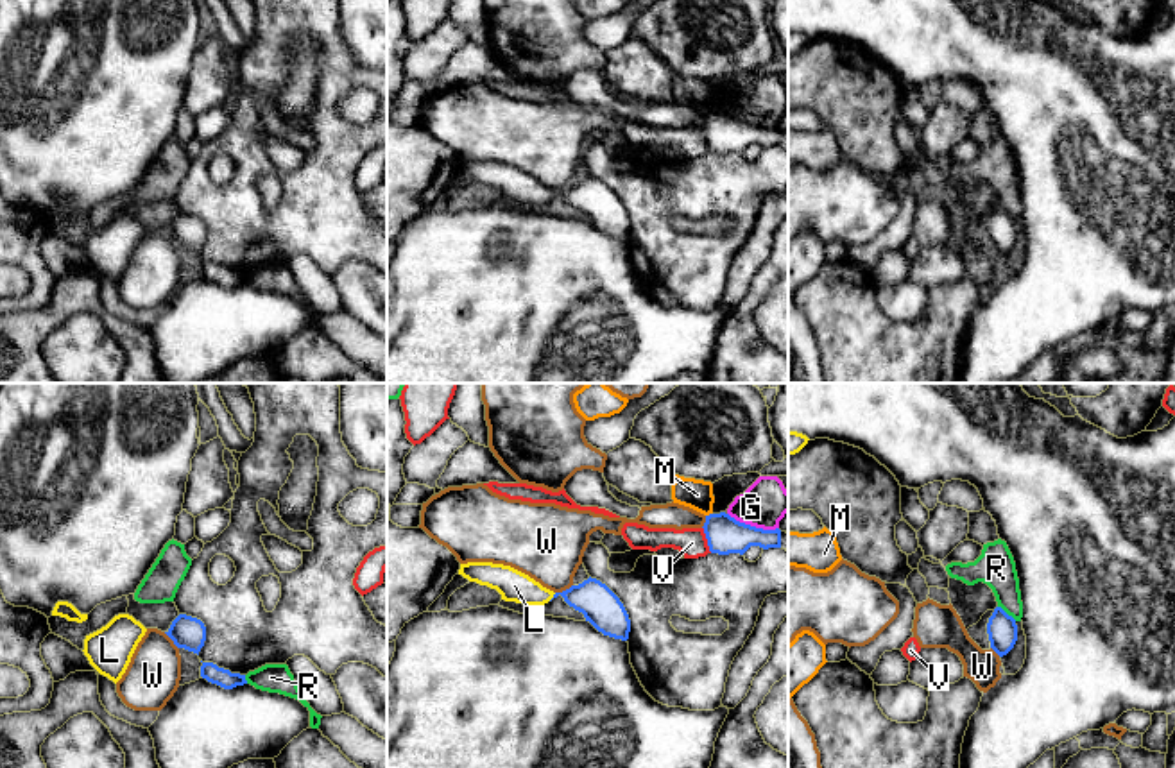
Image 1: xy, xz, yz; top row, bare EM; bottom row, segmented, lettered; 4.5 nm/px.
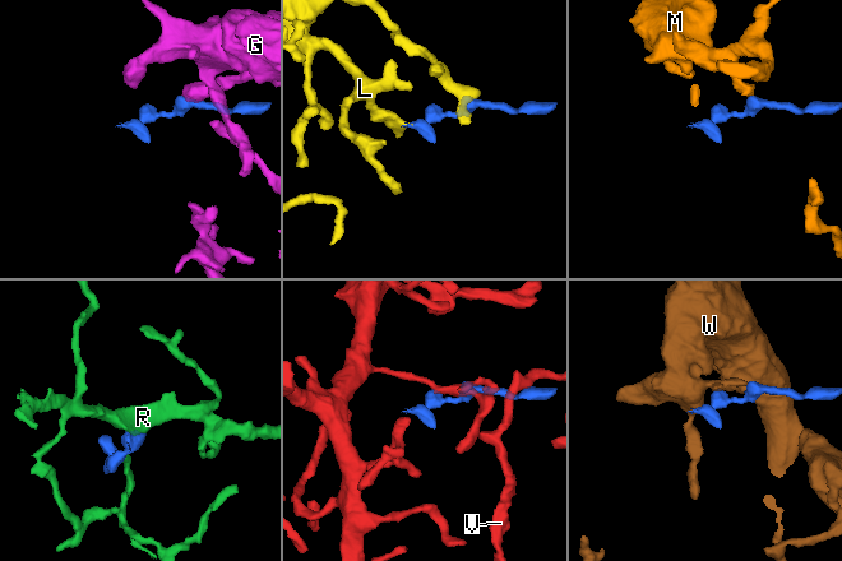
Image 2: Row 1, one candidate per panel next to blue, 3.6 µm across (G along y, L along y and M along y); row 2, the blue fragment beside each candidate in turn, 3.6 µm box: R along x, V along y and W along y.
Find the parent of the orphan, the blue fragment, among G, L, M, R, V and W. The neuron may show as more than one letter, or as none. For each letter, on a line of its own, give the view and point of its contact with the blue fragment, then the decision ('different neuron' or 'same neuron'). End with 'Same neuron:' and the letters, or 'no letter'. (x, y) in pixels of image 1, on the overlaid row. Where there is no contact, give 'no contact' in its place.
G: xz (753, 527) | different neuron
L: xz (554, 597) | same neuron
M: xz (710, 514) | different neuron
R: yz (1005, 613) | different neuron
V: xz (706, 537) | different neuron
W: xz (563, 591) | different neuron
Same neuron: L

